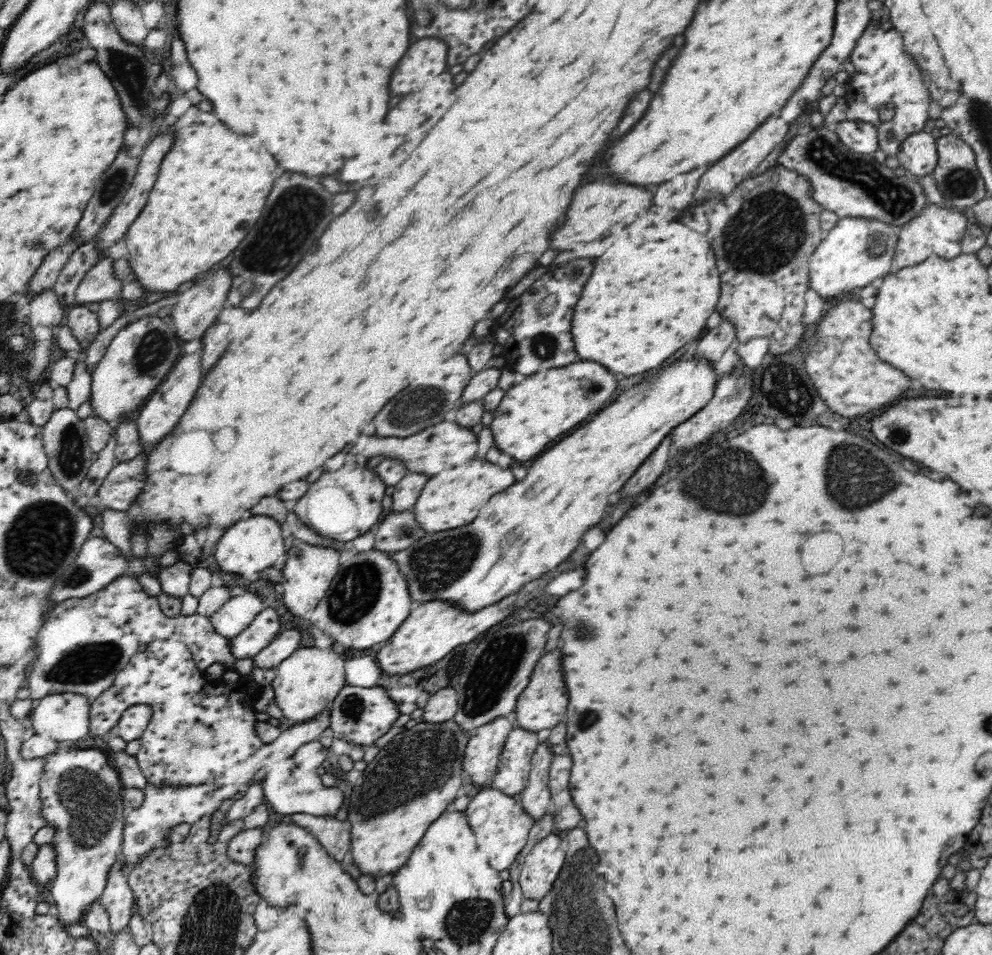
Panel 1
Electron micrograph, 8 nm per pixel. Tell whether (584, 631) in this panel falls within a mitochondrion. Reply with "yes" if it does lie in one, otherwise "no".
yes

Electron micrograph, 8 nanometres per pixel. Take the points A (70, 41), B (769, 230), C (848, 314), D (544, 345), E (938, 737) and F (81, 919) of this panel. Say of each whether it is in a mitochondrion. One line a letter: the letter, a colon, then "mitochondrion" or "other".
A: other
B: mitochondrion
C: other
D: mitochondrion
E: other
F: other

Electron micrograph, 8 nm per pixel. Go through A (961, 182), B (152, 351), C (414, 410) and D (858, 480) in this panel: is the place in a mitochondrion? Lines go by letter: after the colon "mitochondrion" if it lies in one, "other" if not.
A: mitochondrion
B: mitochondrion
C: mitochondrion
D: mitochondrion

